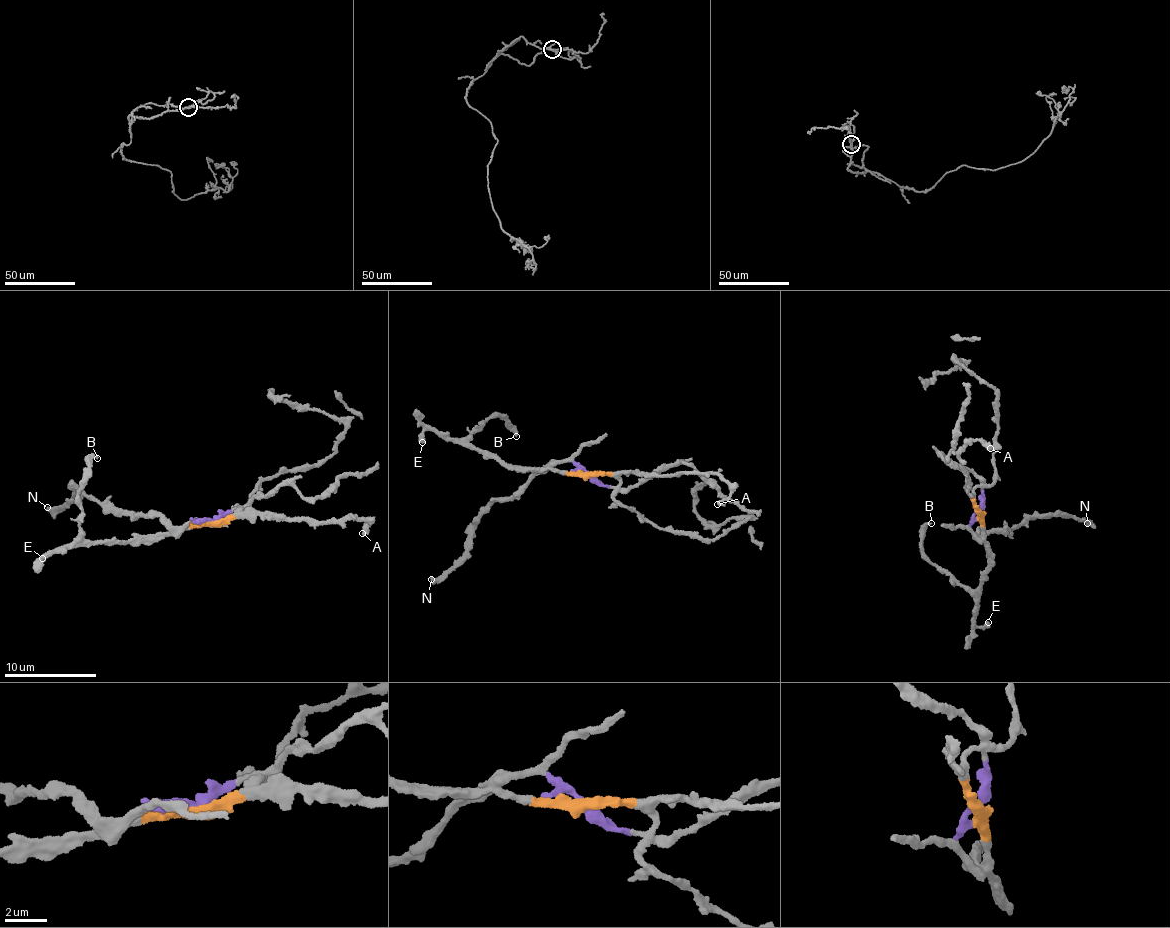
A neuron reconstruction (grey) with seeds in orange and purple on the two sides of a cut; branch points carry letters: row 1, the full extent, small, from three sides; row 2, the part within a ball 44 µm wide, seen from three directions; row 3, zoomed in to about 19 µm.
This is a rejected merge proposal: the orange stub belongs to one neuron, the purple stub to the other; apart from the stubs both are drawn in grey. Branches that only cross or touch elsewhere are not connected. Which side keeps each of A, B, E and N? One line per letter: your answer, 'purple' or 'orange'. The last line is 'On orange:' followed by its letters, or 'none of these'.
A: orange
B: orange
E: orange
N: purple
On orange: A, B, E

